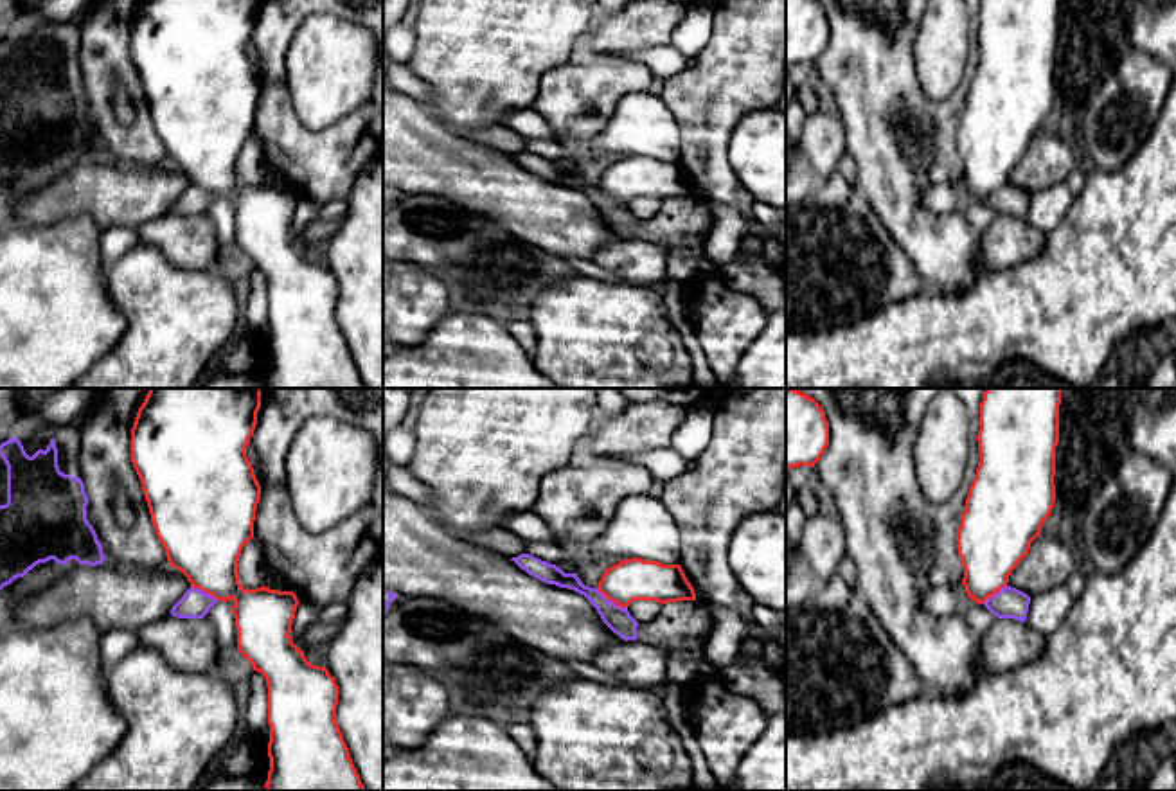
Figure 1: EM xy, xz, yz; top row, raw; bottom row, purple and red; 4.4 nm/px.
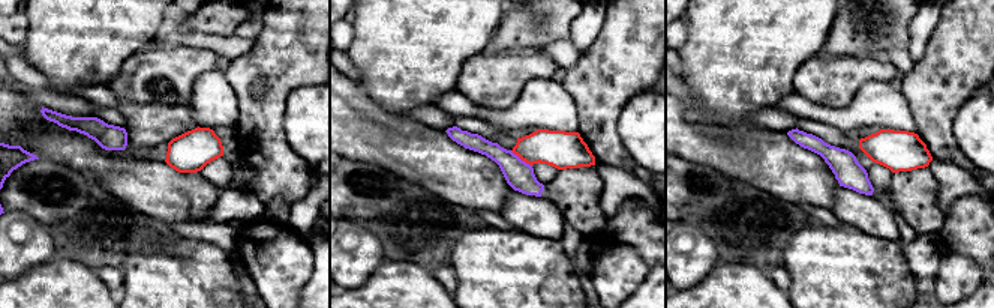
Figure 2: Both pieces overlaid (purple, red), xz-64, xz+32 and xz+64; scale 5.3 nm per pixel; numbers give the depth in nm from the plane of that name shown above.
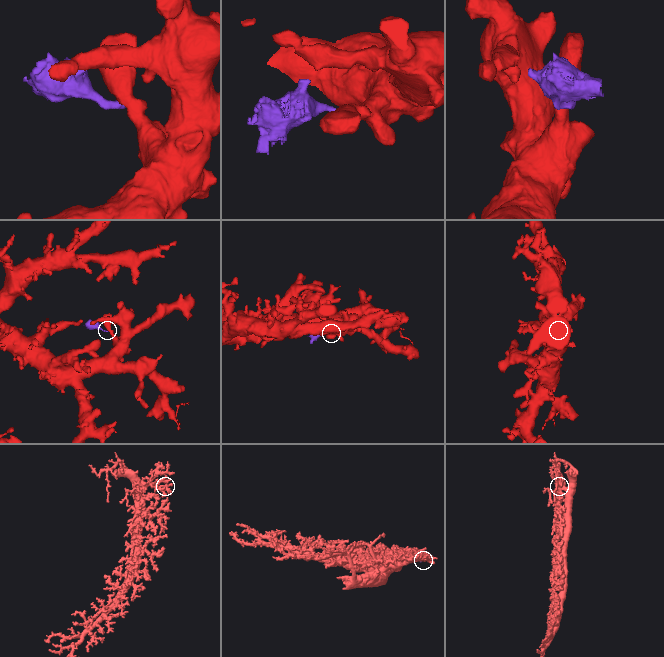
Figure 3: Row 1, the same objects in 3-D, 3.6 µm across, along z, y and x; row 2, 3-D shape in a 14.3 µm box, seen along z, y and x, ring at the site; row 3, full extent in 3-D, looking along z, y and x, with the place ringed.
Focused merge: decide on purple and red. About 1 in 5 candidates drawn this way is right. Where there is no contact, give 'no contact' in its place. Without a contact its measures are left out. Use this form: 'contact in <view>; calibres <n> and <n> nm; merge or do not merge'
contact in xz; calibres 110 and 190 nm; do not merge

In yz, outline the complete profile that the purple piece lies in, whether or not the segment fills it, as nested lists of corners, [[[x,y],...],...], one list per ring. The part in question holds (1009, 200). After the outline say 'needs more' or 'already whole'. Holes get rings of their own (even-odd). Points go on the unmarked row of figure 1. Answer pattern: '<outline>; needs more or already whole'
[[[1005,183],[989,194],[984,203],[998,216],[1025,219],[1030,194],[1016,185]]]; already whole

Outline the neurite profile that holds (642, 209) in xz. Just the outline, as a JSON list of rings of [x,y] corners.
[[[633,198],[628,203],[628,209],[638,221],[647,221],[660,212],[662,203],[664,201],[655,200],[655,198]]]

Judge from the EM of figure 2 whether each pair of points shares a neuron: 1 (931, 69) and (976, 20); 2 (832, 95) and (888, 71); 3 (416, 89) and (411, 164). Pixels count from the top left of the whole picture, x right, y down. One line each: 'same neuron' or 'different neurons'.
1: same neuron
2: same neuron
3: different neurons

